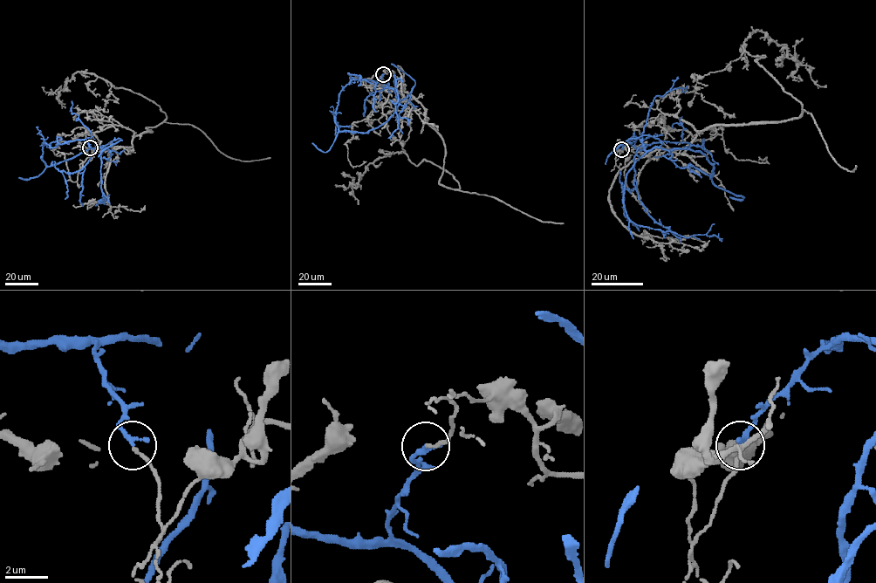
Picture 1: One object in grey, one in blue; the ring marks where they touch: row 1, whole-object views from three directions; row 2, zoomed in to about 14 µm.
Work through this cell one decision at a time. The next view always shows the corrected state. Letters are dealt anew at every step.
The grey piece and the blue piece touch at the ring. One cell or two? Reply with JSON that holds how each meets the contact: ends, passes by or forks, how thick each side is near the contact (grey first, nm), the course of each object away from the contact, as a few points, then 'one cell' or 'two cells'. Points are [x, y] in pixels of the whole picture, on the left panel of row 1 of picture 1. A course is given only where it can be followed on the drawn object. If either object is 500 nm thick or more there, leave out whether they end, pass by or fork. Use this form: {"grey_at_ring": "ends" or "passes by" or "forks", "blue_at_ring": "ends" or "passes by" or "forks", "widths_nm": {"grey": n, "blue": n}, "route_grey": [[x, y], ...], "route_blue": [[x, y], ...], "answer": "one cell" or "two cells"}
{"grey_at_ring": "ends", "blue_at_ring": "ends", "widths_nm": {"grey": 140, "blue": 240}, "route_grey": [[90, 147], [92, 154], [99, 146], [131, 147], [166, 114], [83, 72], [58, 92], [65, 108]], "route_blue": [[90, 147], [87, 139], [99, 147], [105, 147], [90, 148], [47, 166], [37, 176], [28, 179], [18, 177]], "answer": "two cells"}

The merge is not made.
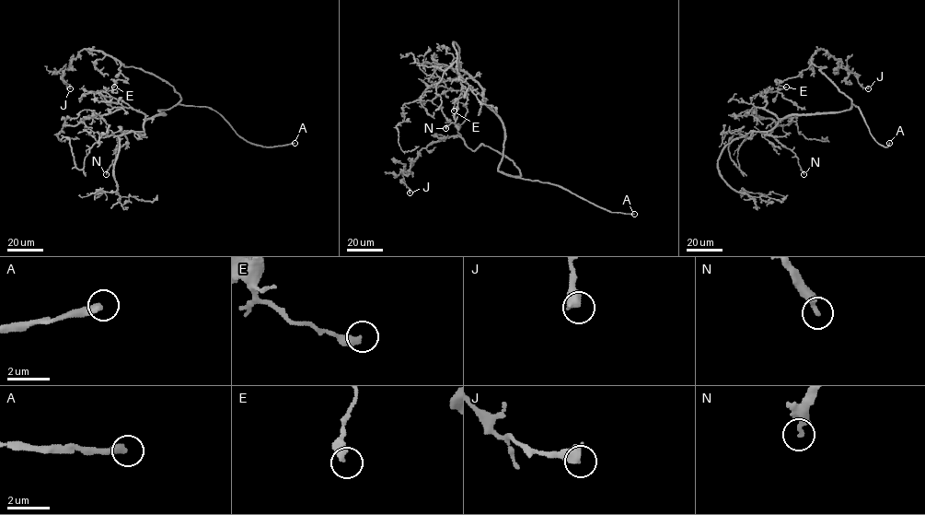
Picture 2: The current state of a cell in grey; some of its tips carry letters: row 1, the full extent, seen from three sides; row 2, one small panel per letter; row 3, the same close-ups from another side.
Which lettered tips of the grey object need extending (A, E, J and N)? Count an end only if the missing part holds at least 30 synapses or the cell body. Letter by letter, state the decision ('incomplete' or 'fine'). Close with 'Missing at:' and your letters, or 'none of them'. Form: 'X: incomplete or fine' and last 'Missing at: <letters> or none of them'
A: incomplete
E: fine
J: fine
N: fine
Missing at: A

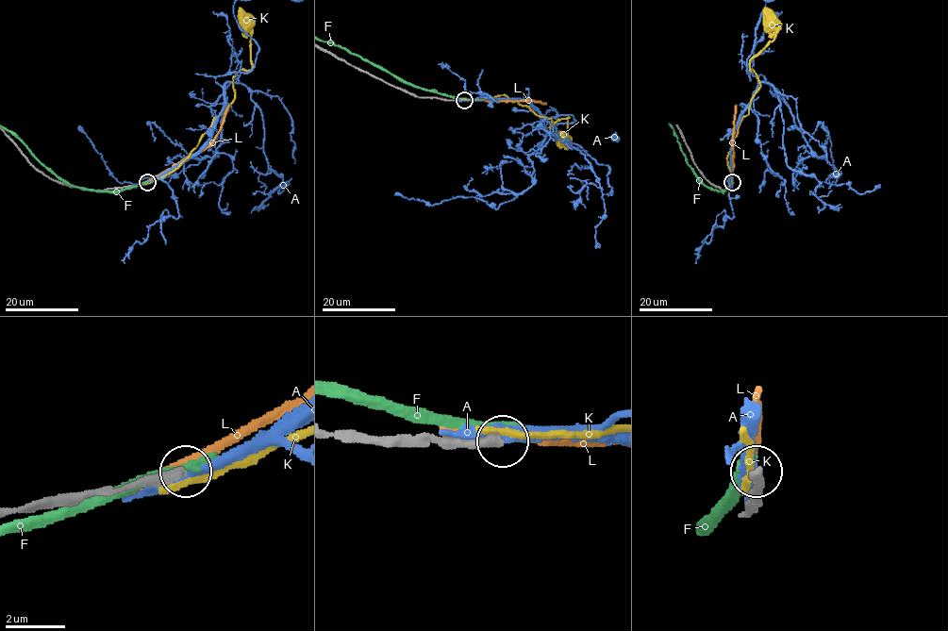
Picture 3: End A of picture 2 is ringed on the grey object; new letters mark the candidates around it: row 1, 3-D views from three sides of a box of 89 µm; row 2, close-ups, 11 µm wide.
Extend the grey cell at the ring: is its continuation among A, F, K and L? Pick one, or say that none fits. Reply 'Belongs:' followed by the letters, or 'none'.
Belongs: none

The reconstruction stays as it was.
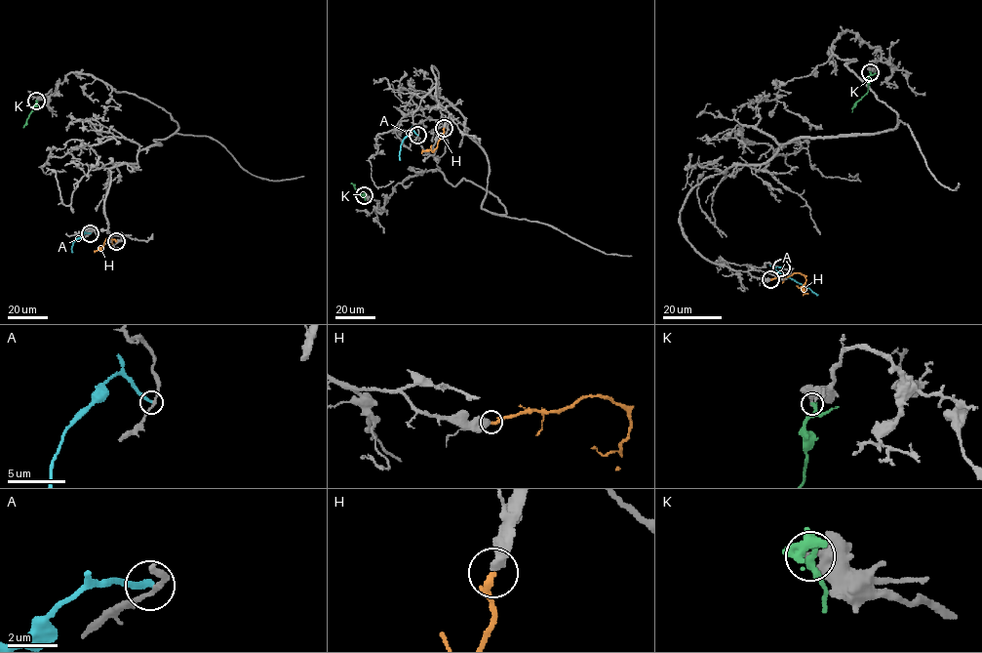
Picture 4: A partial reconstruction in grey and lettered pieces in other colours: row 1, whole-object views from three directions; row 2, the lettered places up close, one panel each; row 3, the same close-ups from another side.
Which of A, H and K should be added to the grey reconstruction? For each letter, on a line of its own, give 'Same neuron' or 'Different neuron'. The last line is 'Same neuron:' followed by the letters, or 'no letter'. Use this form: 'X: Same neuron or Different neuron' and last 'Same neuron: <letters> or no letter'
A: Different neuron
H: Same neuron
K: Different neuron
Same neuron: H

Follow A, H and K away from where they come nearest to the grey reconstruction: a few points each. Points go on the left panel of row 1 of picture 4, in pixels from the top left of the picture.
A: (90, 233), (75, 240), (72, 252)
H: (116, 241), (108, 236), (94, 251)
K: (36, 101), (36, 108), (23, 128)

